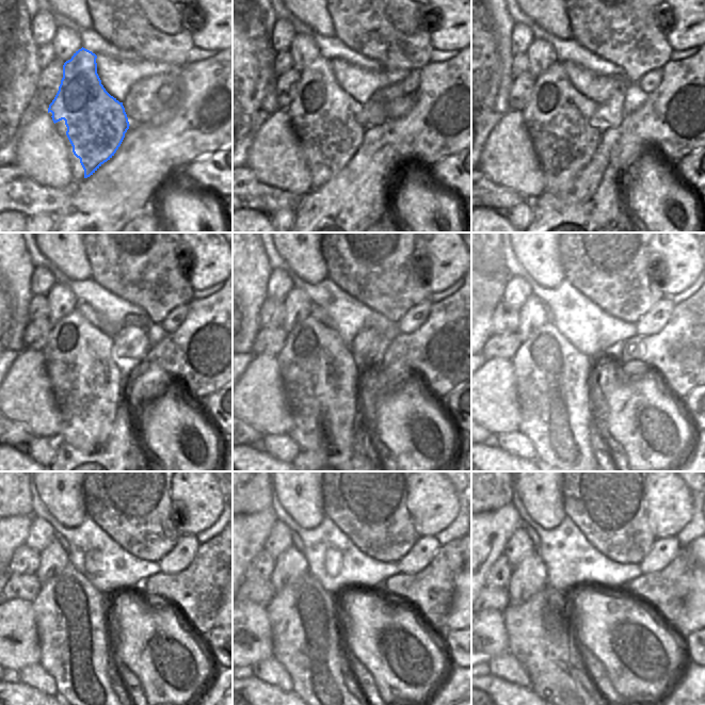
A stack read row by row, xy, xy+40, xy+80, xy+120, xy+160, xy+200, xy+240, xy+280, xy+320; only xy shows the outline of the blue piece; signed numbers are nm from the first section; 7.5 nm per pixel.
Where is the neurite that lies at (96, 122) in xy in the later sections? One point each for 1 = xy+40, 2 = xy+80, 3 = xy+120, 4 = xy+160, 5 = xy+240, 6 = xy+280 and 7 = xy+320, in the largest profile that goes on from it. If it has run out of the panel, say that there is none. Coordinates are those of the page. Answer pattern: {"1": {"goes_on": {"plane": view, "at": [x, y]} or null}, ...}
{"1": {"goes_on": {"plane": "xy+40", "at": [330, 115]}}, "2": {"goes_on": {"plane": "xy+80", "at": [565, 114]}}, "3": {"goes_on": {"plane": "xy+120", "at": [97, 385]}}, "4": {"goes_on": {"plane": "xy+160", "at": [331, 381]}}, "5": {"goes_on": {"plane": "xy+240", "at": [83, 605]}}, "6": {"goes_on": {"plane": "xy+280", "at": [326, 670]}}, "7": {"goes_on": {"plane": "xy+320", "at": [565, 650]}}}

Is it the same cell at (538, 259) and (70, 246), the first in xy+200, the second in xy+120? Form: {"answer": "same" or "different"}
{"answer": "same"}

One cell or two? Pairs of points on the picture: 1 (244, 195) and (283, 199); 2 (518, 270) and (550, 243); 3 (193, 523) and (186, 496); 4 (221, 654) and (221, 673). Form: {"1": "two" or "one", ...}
{"1": "one", "2": "two", "3": "one", "4": "two"}

